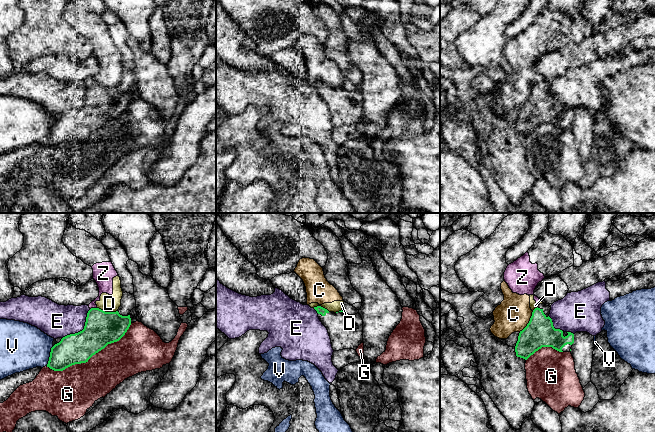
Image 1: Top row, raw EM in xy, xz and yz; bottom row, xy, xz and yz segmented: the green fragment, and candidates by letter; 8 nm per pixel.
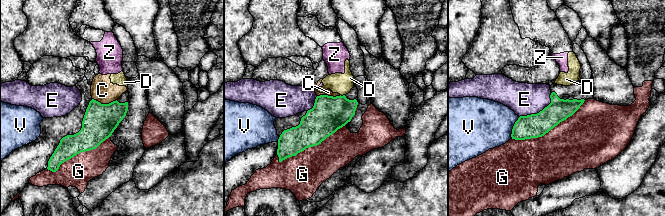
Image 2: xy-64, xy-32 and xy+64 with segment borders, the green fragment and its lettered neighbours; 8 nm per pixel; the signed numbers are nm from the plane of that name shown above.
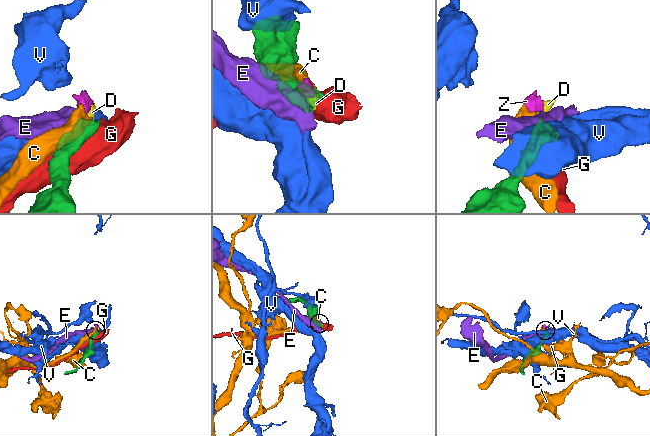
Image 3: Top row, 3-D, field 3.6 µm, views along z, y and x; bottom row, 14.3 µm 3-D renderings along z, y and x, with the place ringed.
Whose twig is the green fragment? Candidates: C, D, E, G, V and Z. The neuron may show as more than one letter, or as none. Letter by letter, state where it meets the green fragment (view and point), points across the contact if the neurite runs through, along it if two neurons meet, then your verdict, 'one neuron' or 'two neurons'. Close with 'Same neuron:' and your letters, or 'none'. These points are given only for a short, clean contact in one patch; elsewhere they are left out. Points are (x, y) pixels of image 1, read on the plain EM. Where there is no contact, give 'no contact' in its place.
C: yz (529, 98) | two neurons
D: xy (107, 88) | along xy (97, 83), (105, 87), (117, 87) | two neurons
E: xy (83, 105) | two neurons
G: xy (90, 133) | two neurons
V: xy (50, 132) | two neurons
Z: xy (93, 84) | along xy (96, 83), (90, 85) | two neurons
Same neuron: none

